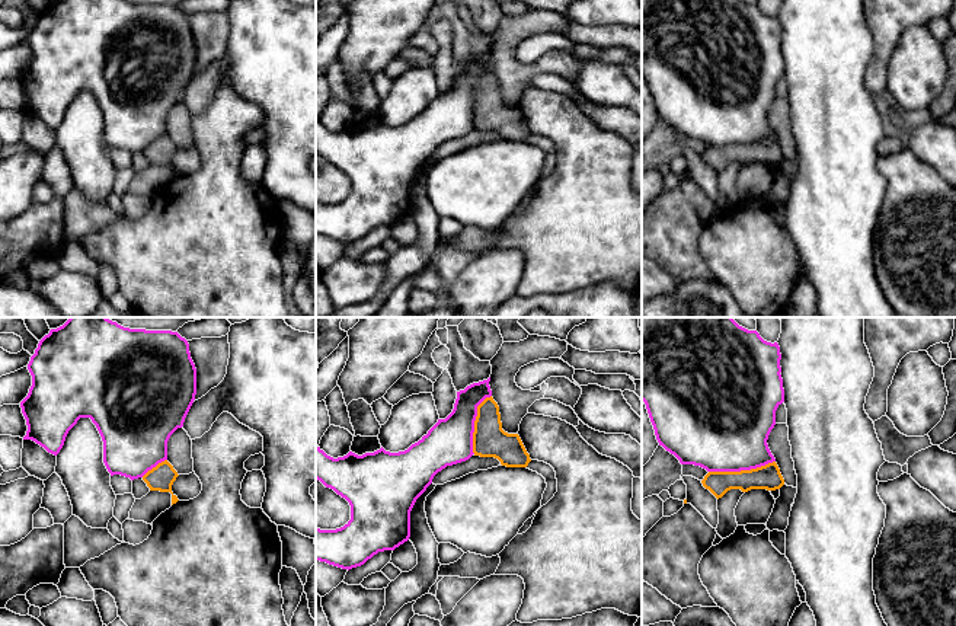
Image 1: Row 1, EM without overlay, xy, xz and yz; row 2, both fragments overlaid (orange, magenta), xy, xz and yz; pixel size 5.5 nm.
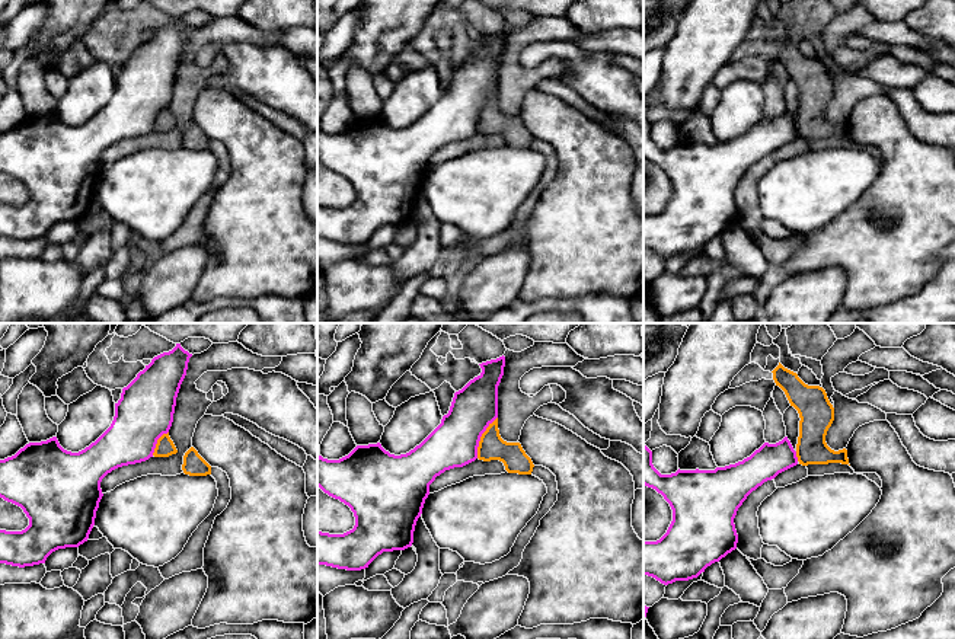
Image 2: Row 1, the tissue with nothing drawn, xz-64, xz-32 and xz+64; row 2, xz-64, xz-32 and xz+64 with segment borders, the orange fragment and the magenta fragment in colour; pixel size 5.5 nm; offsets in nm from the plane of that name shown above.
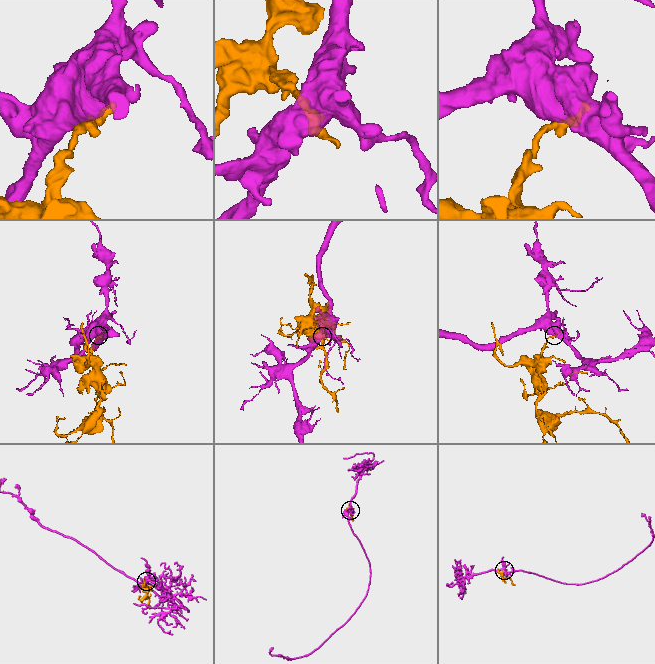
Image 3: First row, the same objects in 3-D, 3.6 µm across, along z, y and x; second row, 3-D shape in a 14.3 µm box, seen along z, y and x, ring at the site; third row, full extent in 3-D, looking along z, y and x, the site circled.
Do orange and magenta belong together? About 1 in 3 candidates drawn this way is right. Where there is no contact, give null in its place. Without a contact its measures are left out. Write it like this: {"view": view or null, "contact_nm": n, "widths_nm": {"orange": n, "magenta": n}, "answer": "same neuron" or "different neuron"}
{"view": "yz", "contact_nm": 380, "widths_nm": {"orange": 140, "magenta": 480}, "answer": "different neuron"}

